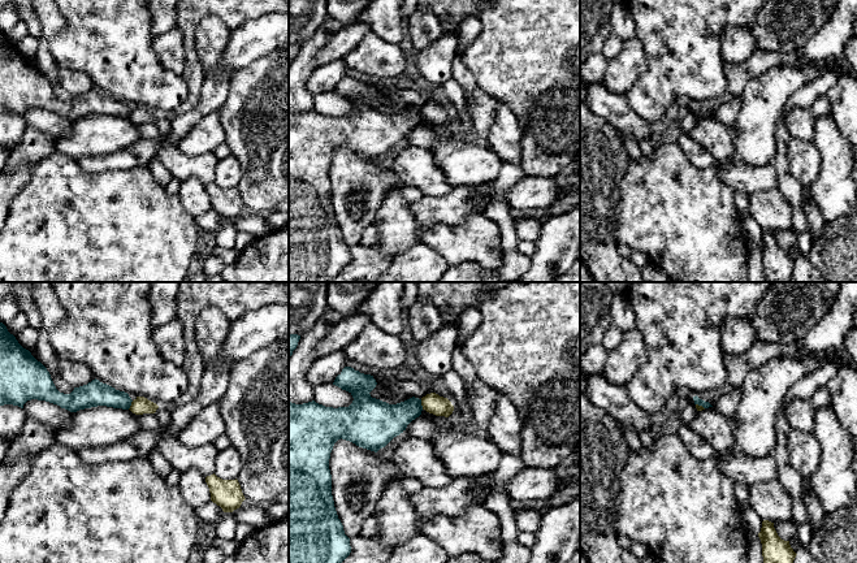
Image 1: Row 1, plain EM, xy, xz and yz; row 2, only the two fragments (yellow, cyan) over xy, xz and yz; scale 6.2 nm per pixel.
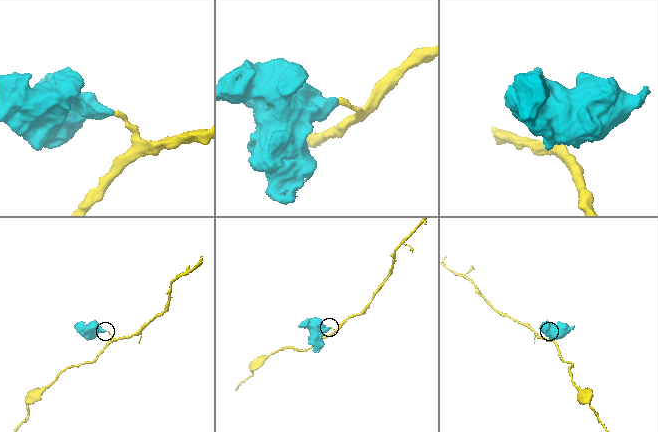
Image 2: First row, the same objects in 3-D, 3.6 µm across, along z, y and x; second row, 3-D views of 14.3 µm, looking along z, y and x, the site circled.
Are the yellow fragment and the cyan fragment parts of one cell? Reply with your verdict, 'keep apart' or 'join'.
keep apart

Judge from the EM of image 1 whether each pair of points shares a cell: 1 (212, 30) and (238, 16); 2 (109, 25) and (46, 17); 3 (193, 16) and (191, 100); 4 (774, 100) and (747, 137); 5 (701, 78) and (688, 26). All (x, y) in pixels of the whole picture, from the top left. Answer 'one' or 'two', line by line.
1: two
2: two
3: one
4: one
5: one

